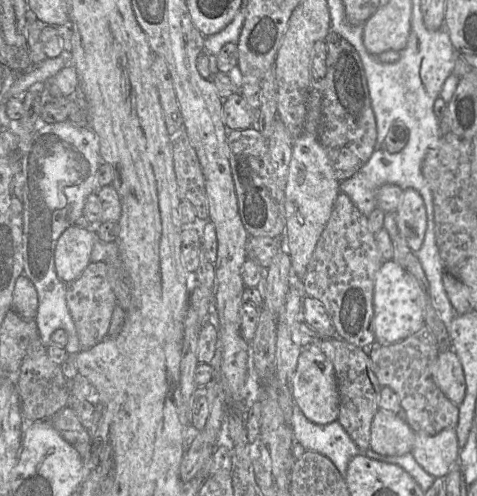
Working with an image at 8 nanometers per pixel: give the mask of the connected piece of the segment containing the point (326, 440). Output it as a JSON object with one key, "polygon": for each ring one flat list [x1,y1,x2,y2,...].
{"polygon":[[296,403,293,405,291,427,293,430,294,441,300,443,307,451,315,451,329,458,343,478,346,475,350,460,356,455,365,454,365,452,362,452,357,447,338,420,326,425,315,424,306,418]]}

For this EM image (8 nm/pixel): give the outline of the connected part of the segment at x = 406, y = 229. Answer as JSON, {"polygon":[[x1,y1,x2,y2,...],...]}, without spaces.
{"polygon":[[403,190,395,218,399,233,404,237,411,251,416,253,423,244,427,228,425,204,416,190]]}

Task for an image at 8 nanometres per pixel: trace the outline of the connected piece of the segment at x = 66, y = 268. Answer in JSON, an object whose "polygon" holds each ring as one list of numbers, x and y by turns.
{"polygon":[[71,226,59,237,54,264,58,278,65,284,76,280,91,262,91,252,98,241,93,228]]}

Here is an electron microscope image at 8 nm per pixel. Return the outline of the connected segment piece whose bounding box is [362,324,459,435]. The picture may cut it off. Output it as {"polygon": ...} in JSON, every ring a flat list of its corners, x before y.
{"polygon":[[426,324,402,341,389,345,374,341,368,348,362,349,369,355,373,372,381,387,390,387,397,393,400,405,406,412,406,422,414,432,424,431,434,435,445,428,456,427,459,405,451,402,433,380,433,365,440,349,434,334]]}

